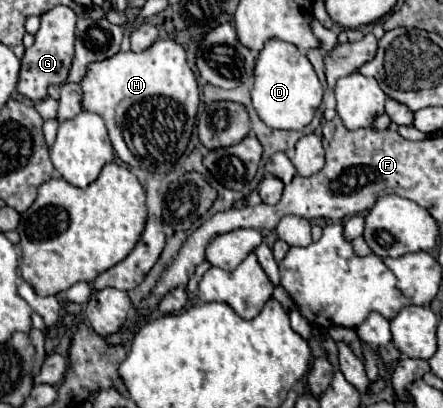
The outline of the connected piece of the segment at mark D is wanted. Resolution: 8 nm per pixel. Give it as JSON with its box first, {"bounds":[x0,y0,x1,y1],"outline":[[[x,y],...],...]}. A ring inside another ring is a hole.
{"bounds":[252,40,322,130],"outline":[[[268,40],[264,50],[260,52],[254,68],[254,88],[252,88],[252,104],[258,116],[270,126],[278,130],[302,130],[308,126],[322,102],[322,86],[318,76],[302,50],[294,44],[282,40]]]}

